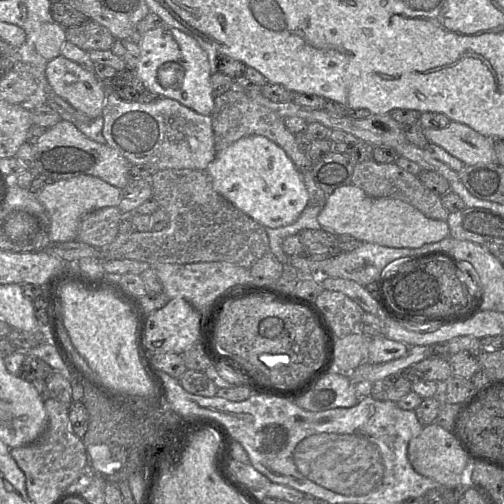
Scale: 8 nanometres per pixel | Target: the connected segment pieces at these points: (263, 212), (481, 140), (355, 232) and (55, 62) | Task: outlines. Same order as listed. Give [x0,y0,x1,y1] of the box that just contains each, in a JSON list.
[[205,136,308,228],[423,121,496,165],[318,184,449,248],[46,55,106,118]]

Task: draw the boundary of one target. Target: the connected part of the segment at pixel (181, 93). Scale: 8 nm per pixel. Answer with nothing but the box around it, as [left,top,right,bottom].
[135,25,214,115]

